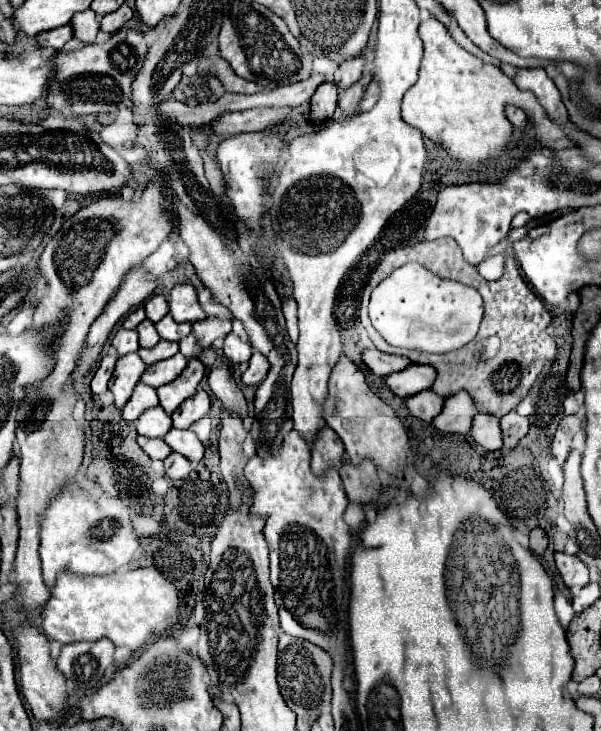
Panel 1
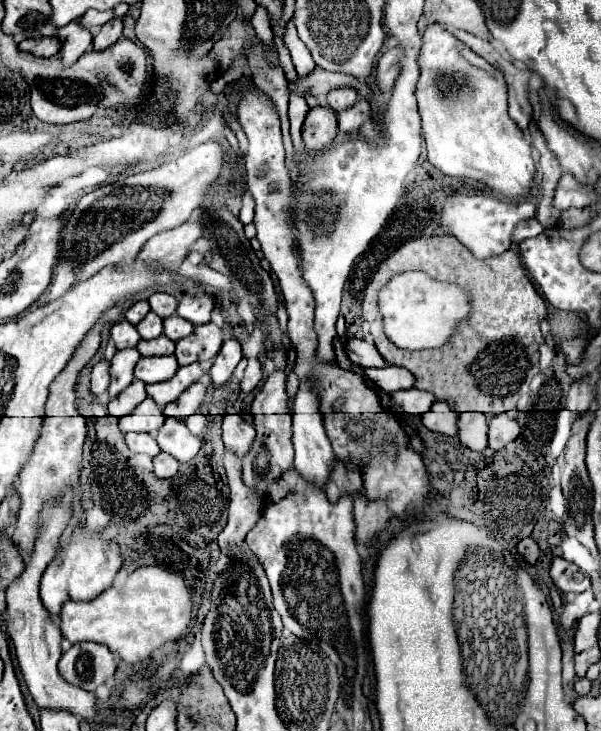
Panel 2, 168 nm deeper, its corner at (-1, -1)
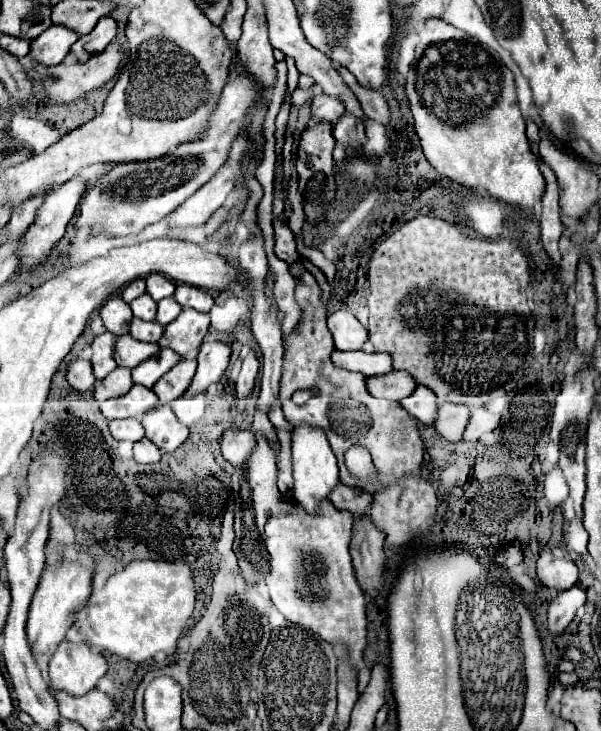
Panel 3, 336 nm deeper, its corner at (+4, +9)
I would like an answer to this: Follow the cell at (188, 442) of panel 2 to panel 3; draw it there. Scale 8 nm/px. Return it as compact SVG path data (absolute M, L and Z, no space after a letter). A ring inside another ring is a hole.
M160 405L142 415L142 427L146 437L162 451L176 451L188 439L188 427L184 427L170 405Z

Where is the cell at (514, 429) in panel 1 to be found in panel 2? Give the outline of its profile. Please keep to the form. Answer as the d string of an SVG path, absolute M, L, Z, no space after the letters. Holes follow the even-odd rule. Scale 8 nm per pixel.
M501 413L489 419L489 449L497 445L507 445L509 441L515 441L521 433L519 423L509 413Z

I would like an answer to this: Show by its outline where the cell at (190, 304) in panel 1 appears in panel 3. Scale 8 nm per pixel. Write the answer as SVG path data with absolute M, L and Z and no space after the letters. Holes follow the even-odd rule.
M178 283L176 285L176 293L174 299L182 305L182 307L192 307L200 313L208 313L214 305L214 299L208 291L194 287L194 285L186 285L186 283Z

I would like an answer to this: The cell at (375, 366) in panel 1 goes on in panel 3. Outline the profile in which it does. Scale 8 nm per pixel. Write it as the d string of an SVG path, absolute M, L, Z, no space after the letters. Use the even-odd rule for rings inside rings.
M334 311L328 315L328 329L334 337L334 347L340 351L362 349L364 341L368 339L366 329L350 311Z

